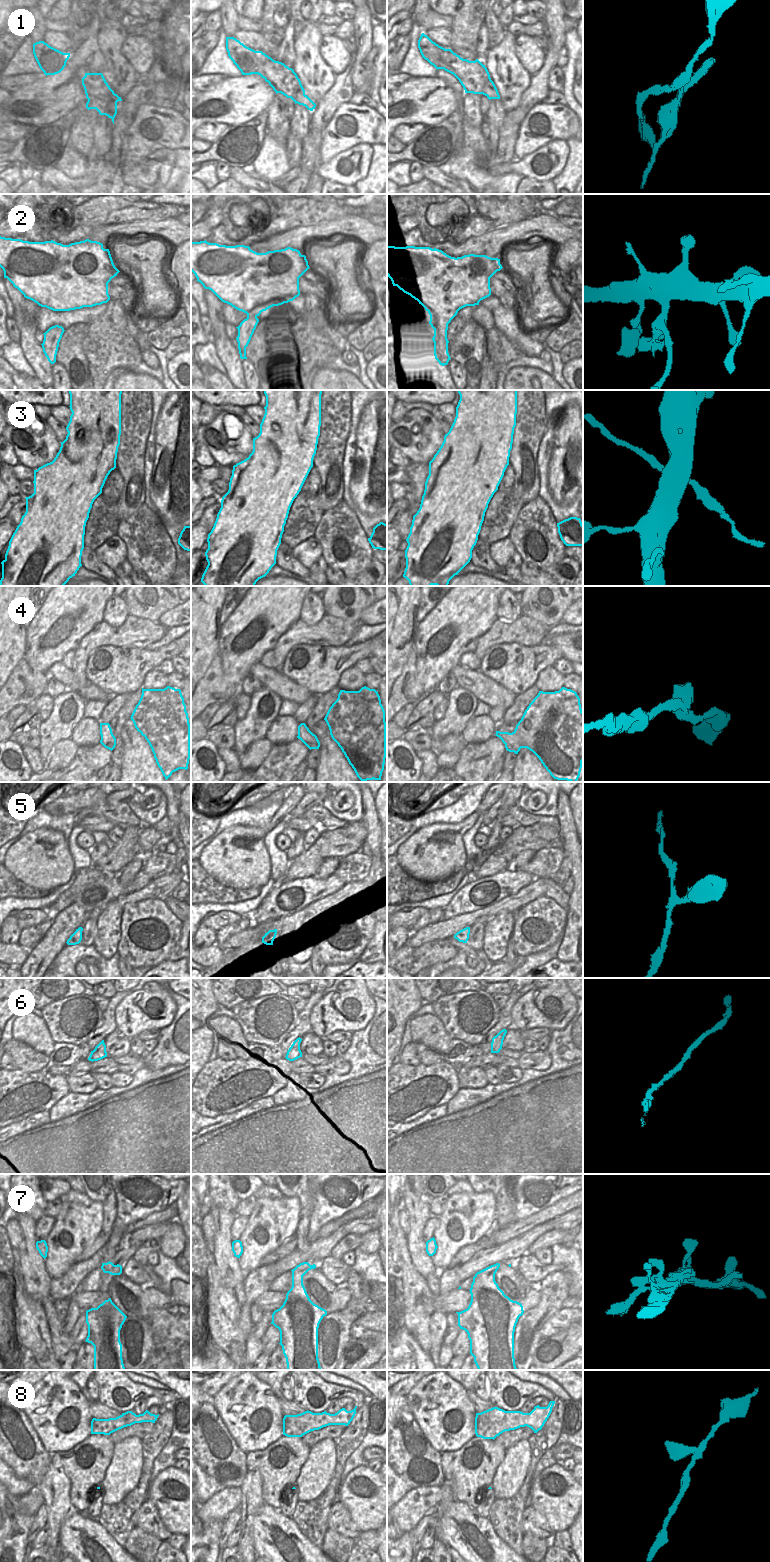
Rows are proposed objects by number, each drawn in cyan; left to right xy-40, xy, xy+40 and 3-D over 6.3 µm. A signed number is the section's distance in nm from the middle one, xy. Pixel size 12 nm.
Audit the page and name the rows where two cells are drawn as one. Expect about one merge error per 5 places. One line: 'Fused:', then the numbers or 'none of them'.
Fused: 2, 3

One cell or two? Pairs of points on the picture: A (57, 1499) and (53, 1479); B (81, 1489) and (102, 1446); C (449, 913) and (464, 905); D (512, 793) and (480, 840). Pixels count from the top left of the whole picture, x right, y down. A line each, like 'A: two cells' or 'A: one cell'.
A: one cell
B: one cell
C: one cell
D: two cells

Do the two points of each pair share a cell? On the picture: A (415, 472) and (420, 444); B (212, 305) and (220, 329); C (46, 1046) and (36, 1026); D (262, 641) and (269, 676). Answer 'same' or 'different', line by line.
A: different
B: same
C: same
D: different

